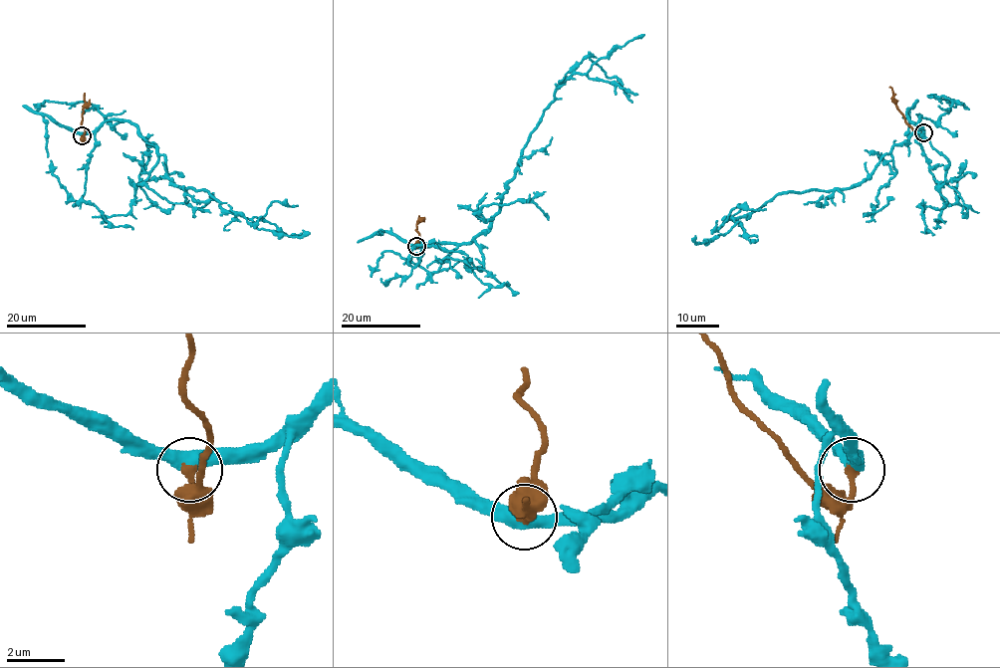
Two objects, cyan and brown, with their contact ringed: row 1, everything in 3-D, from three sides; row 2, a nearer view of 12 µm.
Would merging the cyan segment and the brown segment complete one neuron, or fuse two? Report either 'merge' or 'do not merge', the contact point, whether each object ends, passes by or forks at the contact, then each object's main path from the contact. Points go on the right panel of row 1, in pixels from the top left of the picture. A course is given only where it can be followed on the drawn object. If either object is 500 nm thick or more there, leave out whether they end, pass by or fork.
merge; at (923, 132); cyan passes by; brown ends there; cyan runs (922, 132), (918, 115), (906, 140), (863, 182), (777, 193), (716, 229), (739, 204), (766, 209); brown runs (922, 132), (918, 135), (905, 121), (889, 87)

